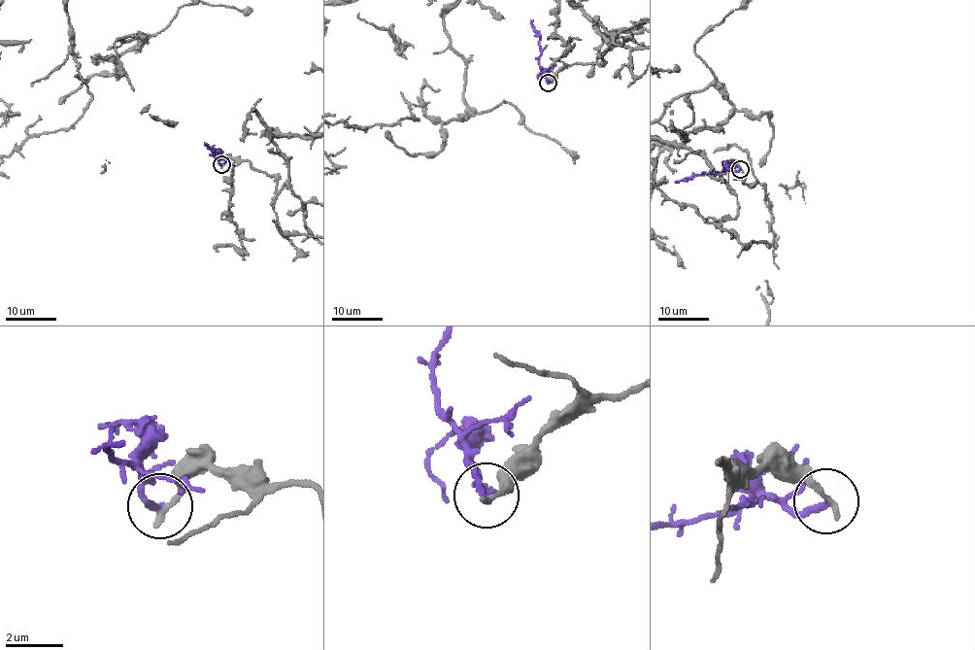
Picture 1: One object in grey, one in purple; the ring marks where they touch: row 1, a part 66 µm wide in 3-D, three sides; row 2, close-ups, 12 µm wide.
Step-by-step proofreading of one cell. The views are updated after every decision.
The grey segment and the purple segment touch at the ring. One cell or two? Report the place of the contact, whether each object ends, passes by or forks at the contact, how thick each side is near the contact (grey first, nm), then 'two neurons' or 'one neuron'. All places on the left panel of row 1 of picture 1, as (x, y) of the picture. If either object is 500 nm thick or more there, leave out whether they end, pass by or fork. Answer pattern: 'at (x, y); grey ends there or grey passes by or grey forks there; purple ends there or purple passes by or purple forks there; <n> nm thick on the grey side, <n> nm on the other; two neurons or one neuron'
at (221, 164); grey ends there; purple ends there; 220 nm thick on the grey side, 200 nm on the other; two neurons

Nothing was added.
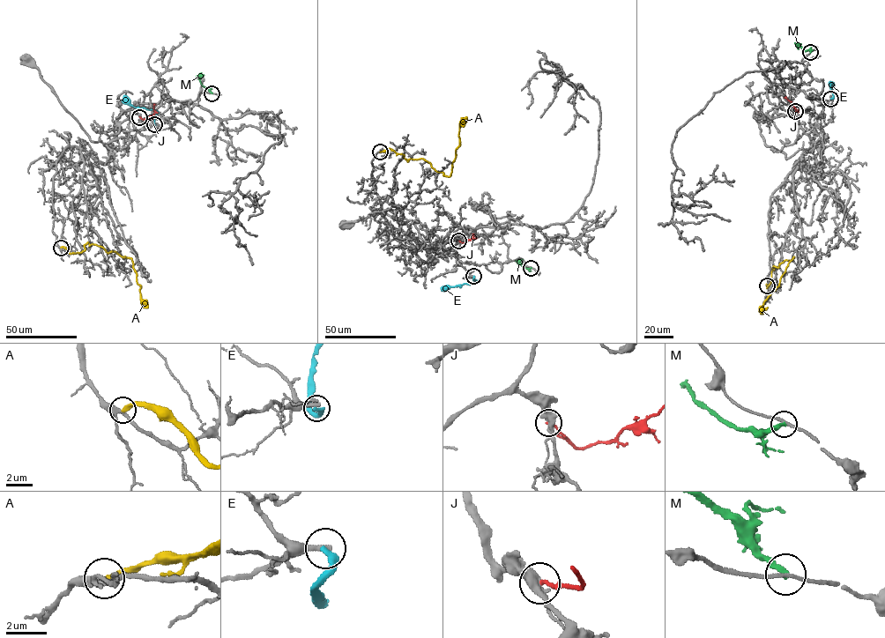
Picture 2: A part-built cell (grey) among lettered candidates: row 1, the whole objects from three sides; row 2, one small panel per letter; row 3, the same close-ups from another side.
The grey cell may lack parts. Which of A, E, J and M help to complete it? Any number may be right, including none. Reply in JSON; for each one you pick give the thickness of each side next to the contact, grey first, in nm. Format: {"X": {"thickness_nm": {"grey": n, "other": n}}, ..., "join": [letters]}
{"join": []}

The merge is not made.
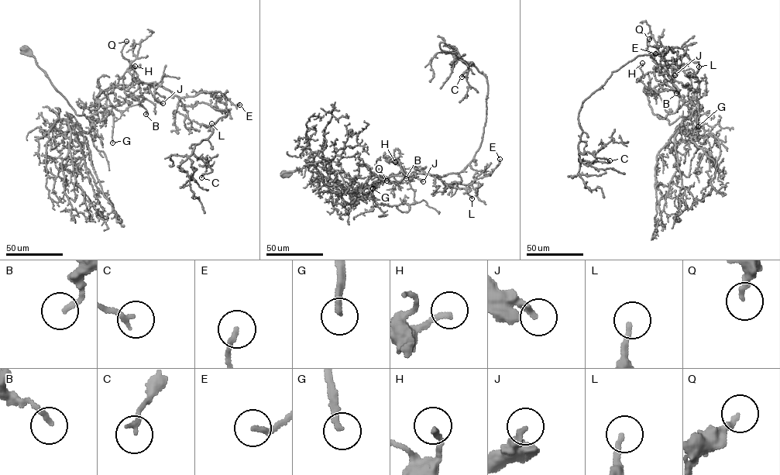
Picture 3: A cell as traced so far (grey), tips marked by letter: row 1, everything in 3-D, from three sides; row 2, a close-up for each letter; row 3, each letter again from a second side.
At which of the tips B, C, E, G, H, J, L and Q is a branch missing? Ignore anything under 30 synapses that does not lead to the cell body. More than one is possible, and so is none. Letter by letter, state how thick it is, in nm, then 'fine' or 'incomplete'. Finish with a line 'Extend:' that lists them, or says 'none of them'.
B: 180 nm | fine
C: 200 nm | fine
E: 180 nm | fine
G: 200 nm | incomplete
H: 200 nm | fine
J: 240 nm | fine
L: 190 nm | fine
Q: 200 nm | fine
Extend: G

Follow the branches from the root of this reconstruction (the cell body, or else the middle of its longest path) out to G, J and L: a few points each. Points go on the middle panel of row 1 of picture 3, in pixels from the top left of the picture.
G: (284, 173), (314, 163), (331, 171), (338, 170), (348, 191), (362, 191), (373, 199), (372, 188)
J: (284, 173), (316, 164), (338, 170), (348, 191), (393, 176), (413, 175), (409, 180), (414, 176), (423, 181)
L: (284, 173), (316, 164), (338, 170), (353, 191), (381, 178), (427, 173), (448, 187), (463, 188), (472, 198)

